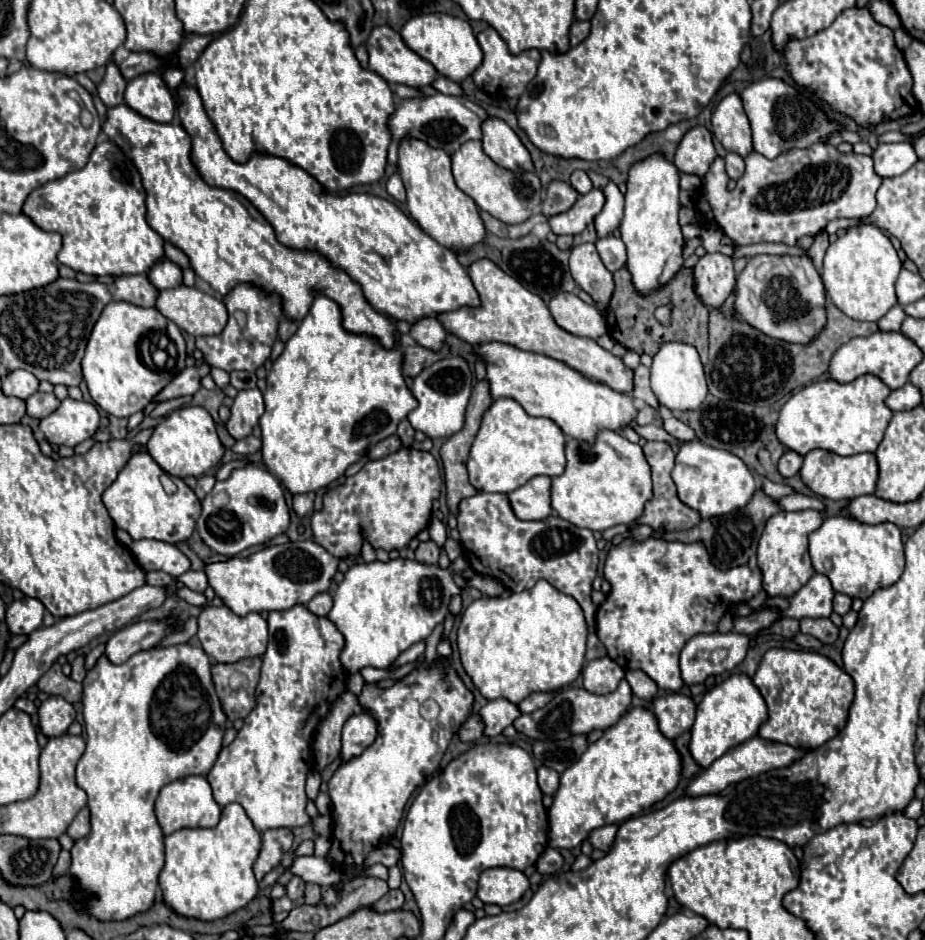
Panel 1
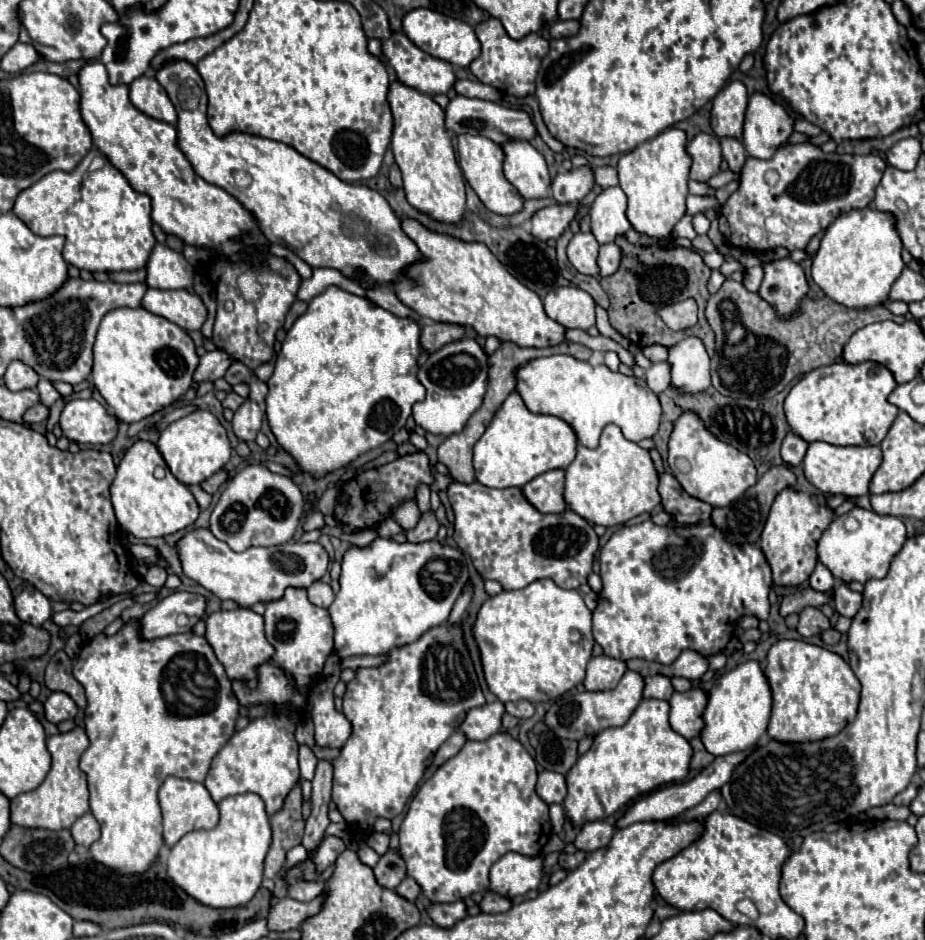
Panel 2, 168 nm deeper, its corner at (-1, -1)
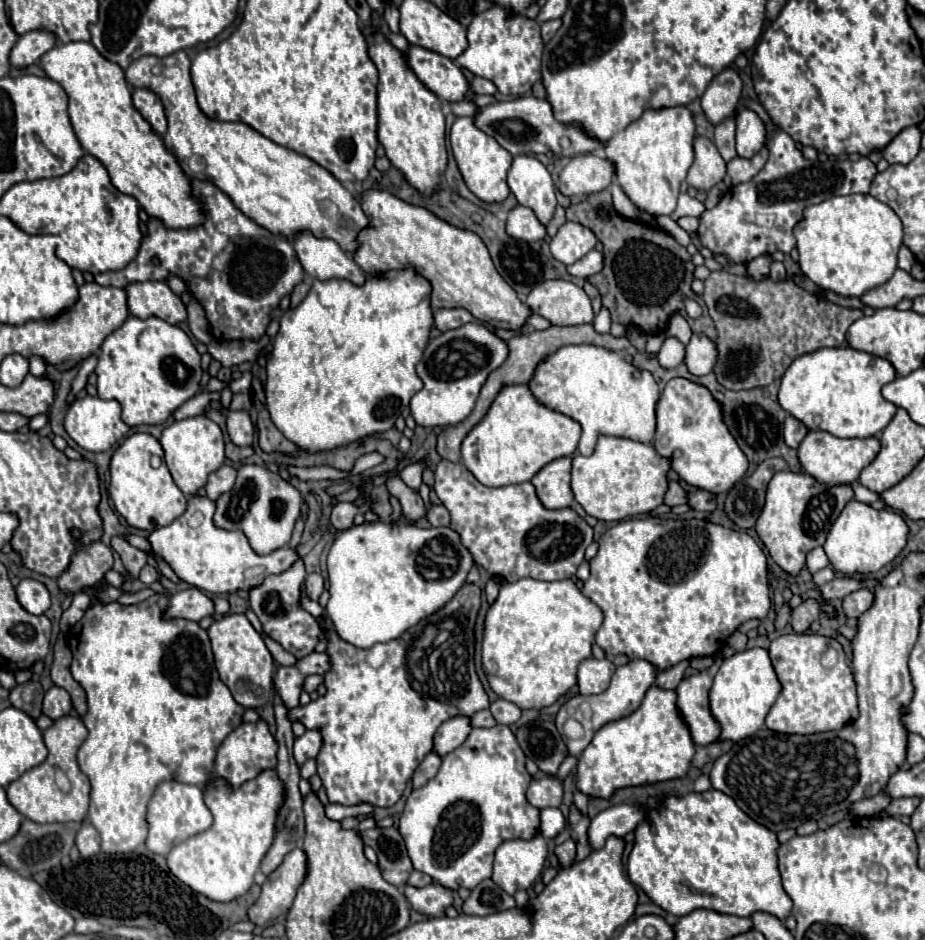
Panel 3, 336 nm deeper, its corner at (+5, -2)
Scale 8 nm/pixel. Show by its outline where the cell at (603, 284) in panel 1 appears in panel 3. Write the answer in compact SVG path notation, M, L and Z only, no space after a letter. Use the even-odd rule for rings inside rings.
M566 221L552 237L550 251L554 259L558 259L564 265L570 265L582 259L588 251L592 251L594 245L596 245L596 237L590 229L582 227L580 223Z

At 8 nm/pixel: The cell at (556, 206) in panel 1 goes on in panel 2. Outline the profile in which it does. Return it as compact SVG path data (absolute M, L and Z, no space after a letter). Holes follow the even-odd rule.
M590 166L572 168L552 180L552 198L560 204L582 200L594 186L594 170Z

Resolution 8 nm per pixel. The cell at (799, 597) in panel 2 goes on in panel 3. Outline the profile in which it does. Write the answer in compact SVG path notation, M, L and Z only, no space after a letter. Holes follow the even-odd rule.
M844 577L844 579L834 579L834 581L826 583L826 585L816 587L816 589L820 591L820 597L822 597L824 601L834 601L834 599L842 599L842 597L846 597L848 593L852 593L852 591L856 591L856 589L860 589L860 587L868 587L868 589L872 589L874 585L876 585L876 581L866 581L866 583L862 583L862 581Z

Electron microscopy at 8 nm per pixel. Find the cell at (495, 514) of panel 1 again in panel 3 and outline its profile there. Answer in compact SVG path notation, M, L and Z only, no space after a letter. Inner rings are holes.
M446 459L438 463L434 477L434 491L450 511L450 527L458 531L474 563L490 575L506 583L516 583L522 577L562 581L570 579L584 561L584 551L592 543L592 527L572 509L544 509L532 483L492 489L478 483L462 463Z

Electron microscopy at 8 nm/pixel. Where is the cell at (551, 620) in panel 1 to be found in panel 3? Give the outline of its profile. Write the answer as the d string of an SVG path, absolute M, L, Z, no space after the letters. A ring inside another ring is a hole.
M520 579L516 583L504 583L500 587L500 595L490 605L484 619L482 665L490 689L498 697L516 703L520 709L542 709L552 705L558 697L562 697L576 685L576 669L580 661L592 655L590 647L600 625L602 611L590 599L586 599L570 579L552 583Z

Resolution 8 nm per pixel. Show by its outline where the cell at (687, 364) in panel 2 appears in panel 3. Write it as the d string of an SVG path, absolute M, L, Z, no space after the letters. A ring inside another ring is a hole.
M692 335L690 343L686 345L684 363L688 371L696 377L708 375L716 363L716 347L706 335Z

